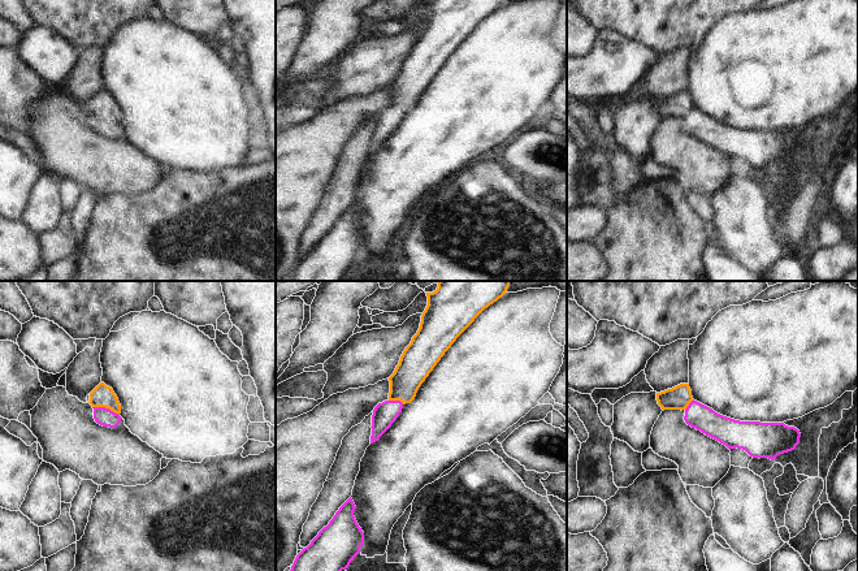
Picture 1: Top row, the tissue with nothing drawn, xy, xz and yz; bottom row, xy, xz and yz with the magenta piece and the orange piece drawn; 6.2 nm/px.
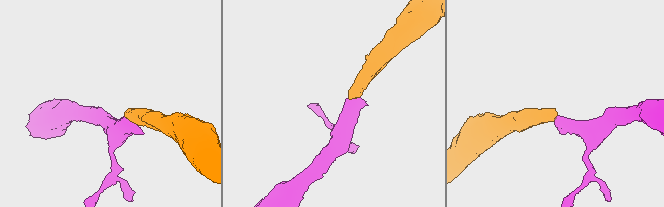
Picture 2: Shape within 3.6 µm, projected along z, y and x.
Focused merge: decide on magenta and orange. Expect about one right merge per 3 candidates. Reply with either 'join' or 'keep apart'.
join

